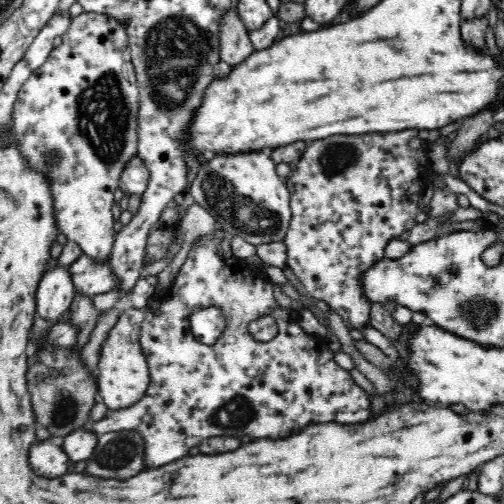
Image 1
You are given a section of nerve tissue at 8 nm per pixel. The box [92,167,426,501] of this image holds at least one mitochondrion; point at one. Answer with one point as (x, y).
(238, 412)

